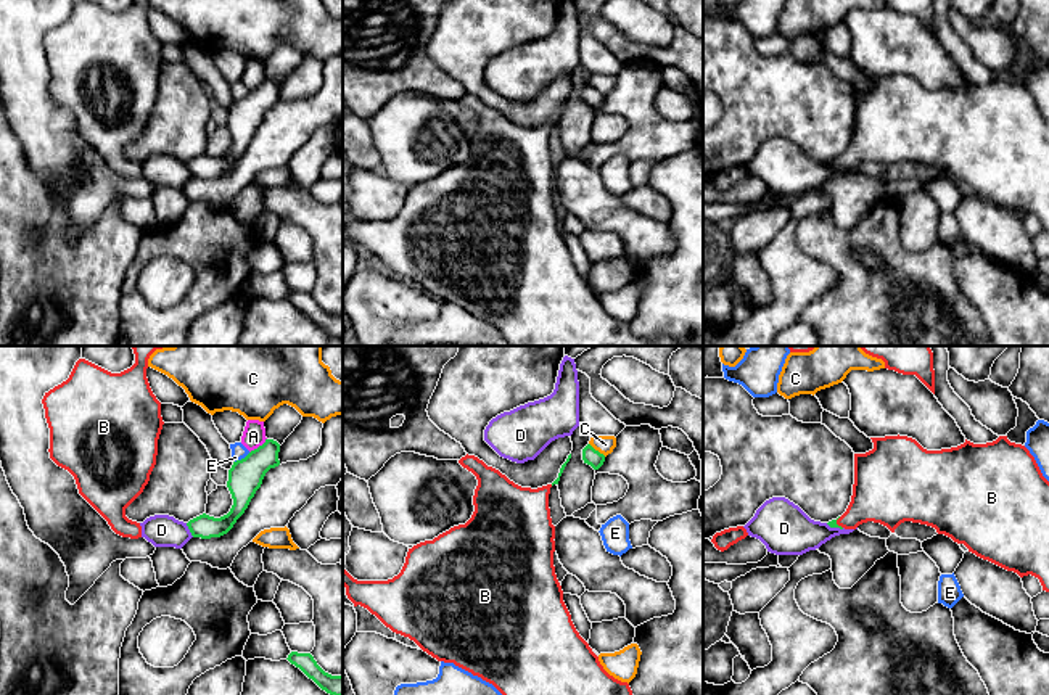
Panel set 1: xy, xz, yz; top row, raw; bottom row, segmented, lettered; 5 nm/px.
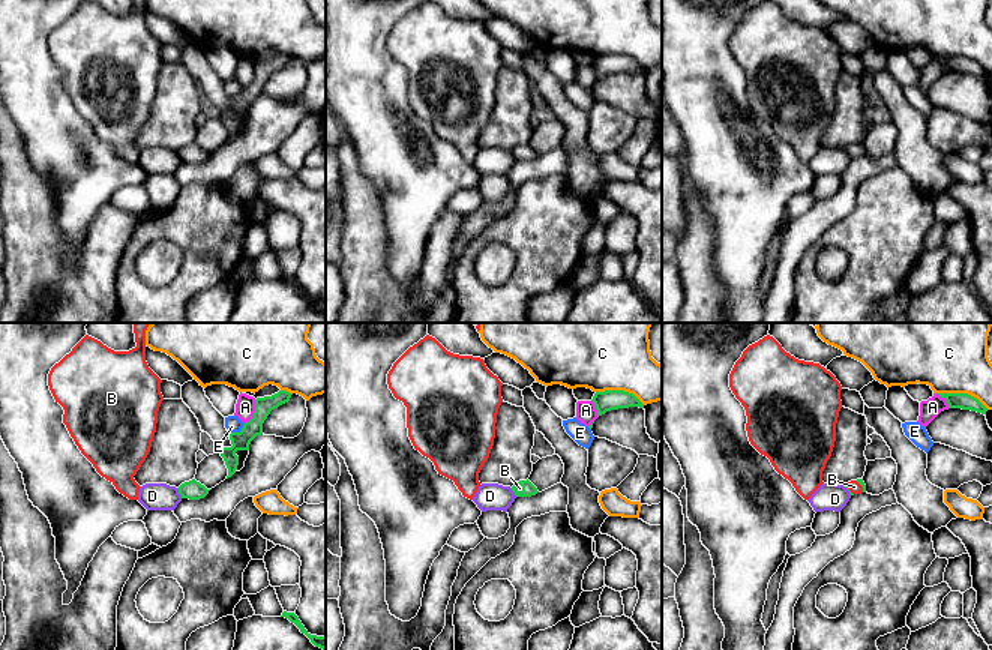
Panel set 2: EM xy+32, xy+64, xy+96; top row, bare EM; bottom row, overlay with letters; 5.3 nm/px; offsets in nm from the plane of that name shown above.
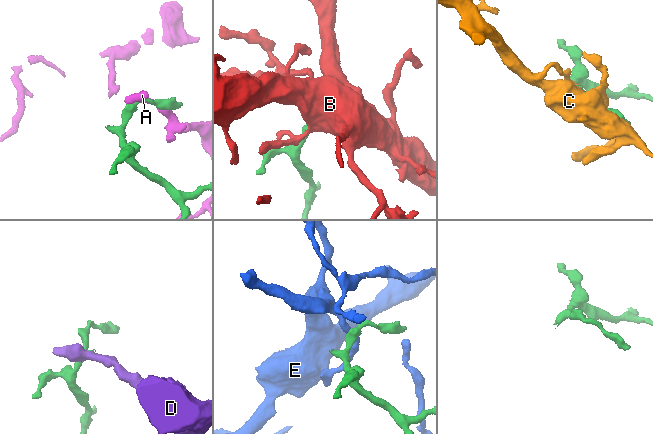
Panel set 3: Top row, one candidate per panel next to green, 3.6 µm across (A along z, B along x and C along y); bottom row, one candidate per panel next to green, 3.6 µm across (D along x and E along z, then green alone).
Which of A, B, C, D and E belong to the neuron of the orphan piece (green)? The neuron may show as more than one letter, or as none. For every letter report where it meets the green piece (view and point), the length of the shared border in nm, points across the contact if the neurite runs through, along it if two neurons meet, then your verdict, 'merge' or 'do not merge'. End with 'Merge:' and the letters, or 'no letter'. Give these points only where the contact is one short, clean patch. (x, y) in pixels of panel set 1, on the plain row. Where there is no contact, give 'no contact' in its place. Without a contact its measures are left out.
A: xy (259, 86) | 120 nm | do not merge
B: yz (835, 163) | 70 nm | across yz (832, 163), (835, 163), (850, 160), (877, 135) | merge
C: xz (597, 90) | 110 nm | do not merge
D: xy (189, 168) | 80 nm | along xy (185, 163), (193, 176) | do not merge
E: xy (242, 98) | 90 nm | do not merge
Merge: B

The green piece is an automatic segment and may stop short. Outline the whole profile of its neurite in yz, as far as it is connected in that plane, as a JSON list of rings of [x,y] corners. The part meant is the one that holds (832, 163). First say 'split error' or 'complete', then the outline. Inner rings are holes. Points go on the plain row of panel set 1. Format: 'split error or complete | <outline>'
split error | [[[907,76],[870,77],[874,88],[854,93],[854,124],[846,151],[827,164],[856,169],[874,161],[891,172],[904,162],[920,162],[964,183],[969,191],[1020,217],[1035,216],[1049,232],[1049,121],[1035,97],[999,76],[993,82],[927,90]]]

